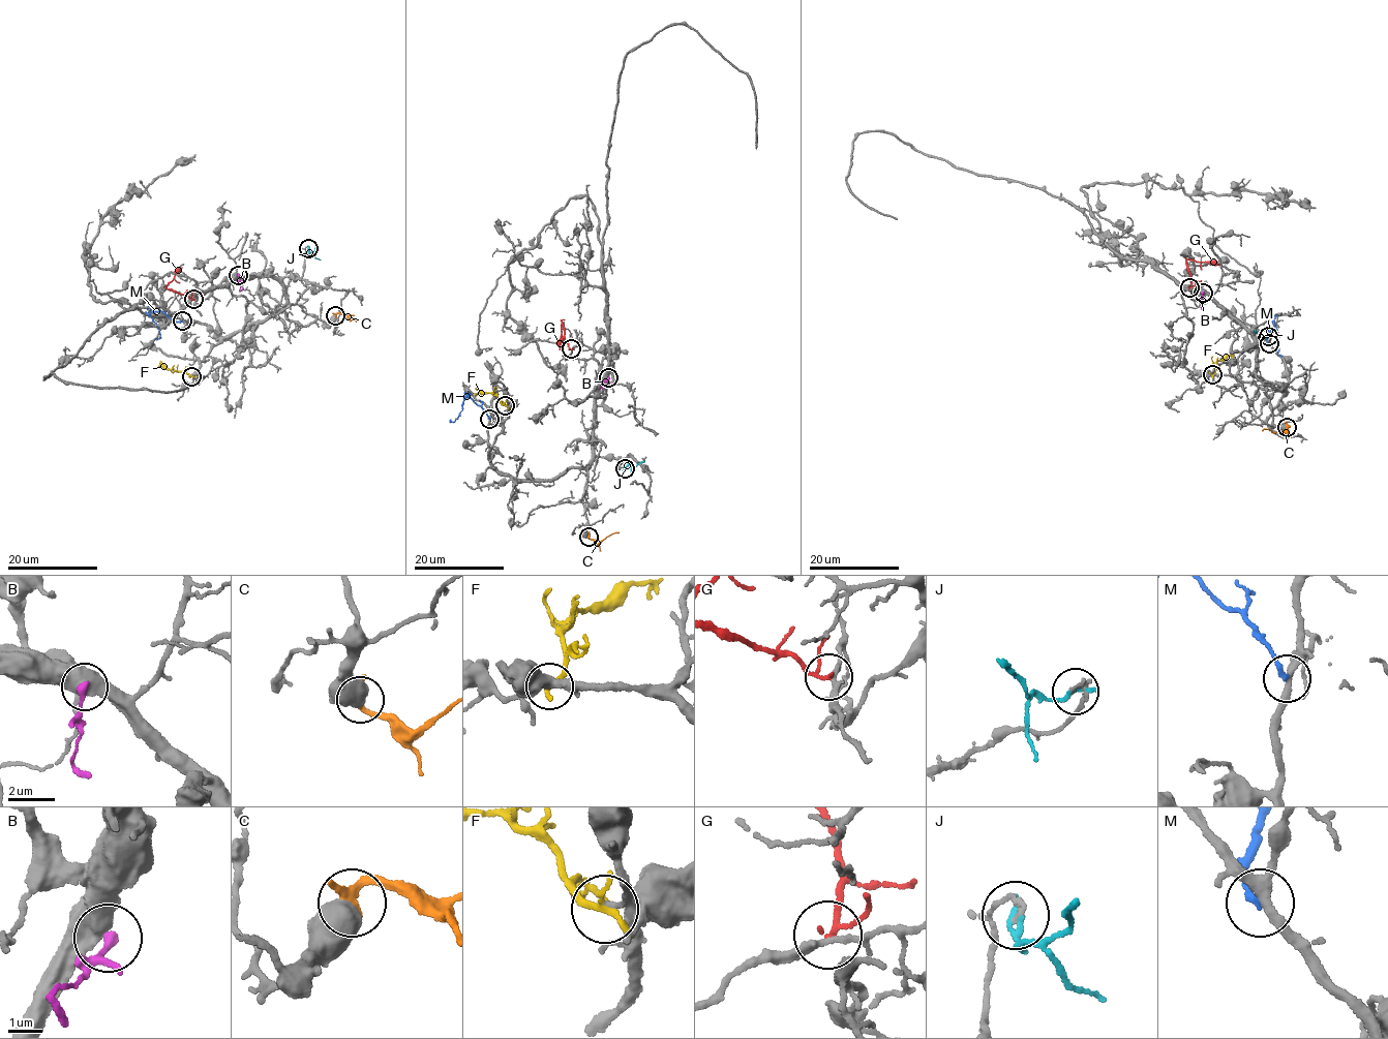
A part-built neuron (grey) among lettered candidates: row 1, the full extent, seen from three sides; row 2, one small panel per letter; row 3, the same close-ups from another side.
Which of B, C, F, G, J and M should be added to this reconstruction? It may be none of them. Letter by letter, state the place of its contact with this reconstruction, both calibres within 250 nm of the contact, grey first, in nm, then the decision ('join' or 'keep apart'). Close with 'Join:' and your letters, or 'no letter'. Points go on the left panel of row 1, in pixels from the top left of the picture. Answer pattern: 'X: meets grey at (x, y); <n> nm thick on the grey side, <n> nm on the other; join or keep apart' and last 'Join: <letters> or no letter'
B: meets grey at (238, 275); 550 nm thick on the grey side, 280 nm on the other; keep apart
C: meets grey at (335, 315); 650 nm thick on the grey side, 300 nm on the other; keep apart
F: meets grey at (191, 376); 280 nm thick on the grey side, 280 nm on the other; keep apart
G: meets grey at (193, 299); 160 nm thick on the grey side, 130 nm on the other; keep apart
J: meets grey at (308, 248); 160 nm thick on the grey side, 200 nm on the other; keep apart
M: meets grey at (182, 321); 260 nm thick on the grey side, 200 nm on the other; keep apart
Join: no letter

